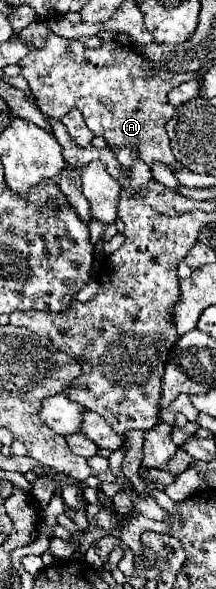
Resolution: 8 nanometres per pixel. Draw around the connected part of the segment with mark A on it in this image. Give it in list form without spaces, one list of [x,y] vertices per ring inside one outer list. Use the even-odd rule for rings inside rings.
[[[49,32],[45,46],[33,50],[19,66],[45,116],[59,120],[69,110],[77,108],[87,128],[95,136],[105,138],[109,148],[135,148],[139,158],[149,166],[161,162],[173,172],[183,168],[173,156],[165,132],[165,122],[175,112],[167,96],[175,86],[199,74],[173,74],[161,68],[147,68],[149,62],[145,62],[139,50],[121,46],[117,40],[103,42],[101,48],[85,48],[77,40],[61,38],[53,32]]]

